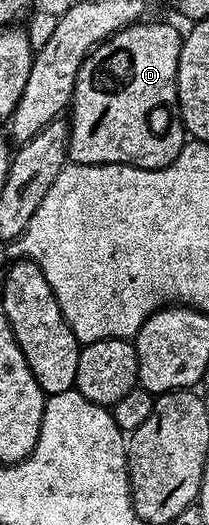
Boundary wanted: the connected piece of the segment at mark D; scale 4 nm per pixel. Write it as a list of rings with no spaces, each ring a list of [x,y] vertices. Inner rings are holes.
[[[159,21],[130,25],[92,49],[81,63],[73,99],[69,106],[70,160],[77,165],[132,165],[138,169],[164,169],[185,144],[183,120],[179,114],[179,56],[183,37],[171,25]]]

